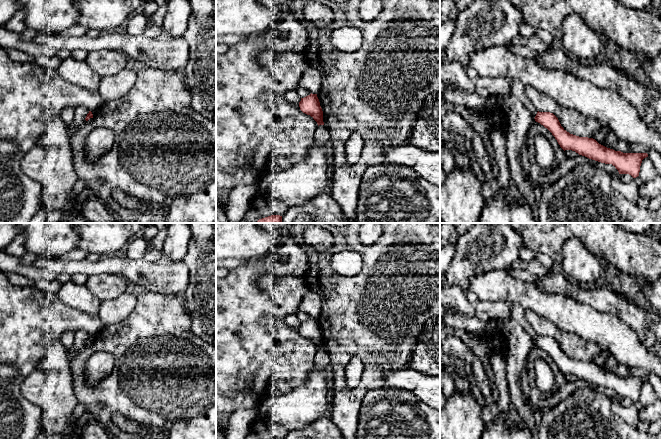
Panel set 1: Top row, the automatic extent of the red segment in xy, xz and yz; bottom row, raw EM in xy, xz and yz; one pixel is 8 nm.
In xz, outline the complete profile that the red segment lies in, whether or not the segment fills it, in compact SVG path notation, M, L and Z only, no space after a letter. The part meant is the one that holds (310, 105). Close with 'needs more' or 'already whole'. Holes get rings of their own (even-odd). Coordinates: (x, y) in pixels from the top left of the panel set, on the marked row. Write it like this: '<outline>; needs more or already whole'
M310 94L304 98L301 98L301 101L299 102L300 110L310 115L319 125L324 125L323 122L323 111L320 106L319 99L317 97L317 94Z; already whole

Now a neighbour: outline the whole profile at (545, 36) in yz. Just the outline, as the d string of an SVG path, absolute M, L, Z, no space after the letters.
M537 29L535 35L540 38L548 47L551 47L554 36L550 32Z

